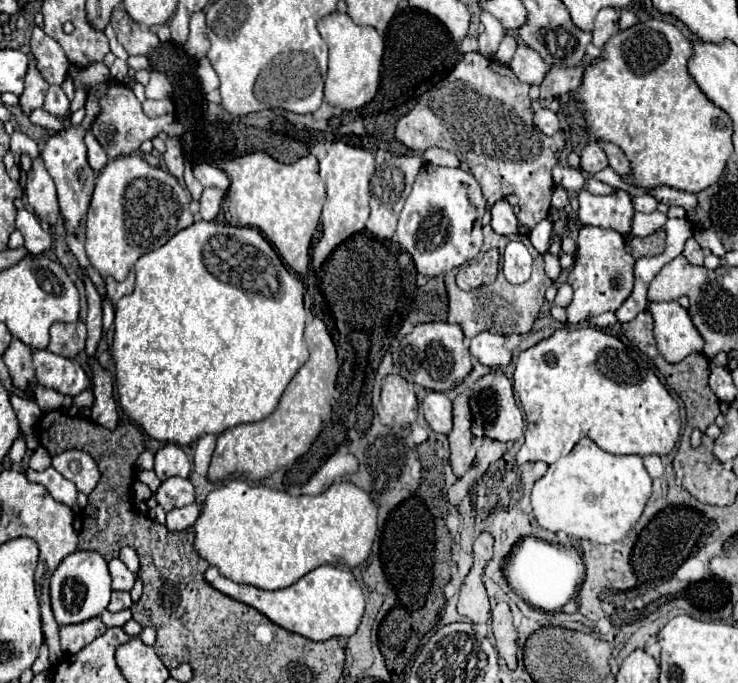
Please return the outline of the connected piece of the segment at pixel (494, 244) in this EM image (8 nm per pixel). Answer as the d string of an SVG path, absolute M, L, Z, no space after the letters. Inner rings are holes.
M485 226L483 228L483 236L485 236L485 248L483 250L489 250L489 248L505 248L505 244L509 240L521 240L519 236L511 234L511 236L499 236L491 230L491 226Z

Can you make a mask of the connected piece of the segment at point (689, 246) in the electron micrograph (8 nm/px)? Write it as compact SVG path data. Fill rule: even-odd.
M689 238L685 242L685 250L683 250L683 256L691 262L691 264L697 264L697 266L703 266L703 250L701 246L697 244L695 238Z

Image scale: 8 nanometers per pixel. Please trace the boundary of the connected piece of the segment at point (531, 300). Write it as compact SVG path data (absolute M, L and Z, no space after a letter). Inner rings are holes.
M525 242L525 246L529 248L531 256L533 256L533 274L525 284L509 284L503 274L497 274L497 280L489 286L479 286L475 290L463 292L459 290L459 286L455 284L455 274L457 272L447 272L445 274L445 286L447 286L447 296L449 296L449 322L455 322L463 328L467 338L477 336L483 330L495 332L495 334L527 334L533 328L533 322L539 316L539 310L545 302L545 290L553 284L545 270L543 270L543 256L533 248L531 242Z

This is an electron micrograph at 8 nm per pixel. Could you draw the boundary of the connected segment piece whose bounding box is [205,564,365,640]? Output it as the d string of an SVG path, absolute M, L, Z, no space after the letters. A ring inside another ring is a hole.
M323 564L315 570L311 570L309 574L305 574L301 580L297 580L293 586L289 588L281 588L281 590L261 590L249 584L235 584L233 580L225 578L219 574L219 570L215 566L209 566L205 572L205 580L217 588L219 592L259 610L261 614L265 614L271 622L275 622L277 626L305 636L309 640L329 640L329 638L349 638L355 634L357 626L361 624L361 616L365 610L365 598L363 598L363 590L359 586L359 582L355 580L355 576L351 574L349 568L339 568L339 566L331 566L331 564Z

